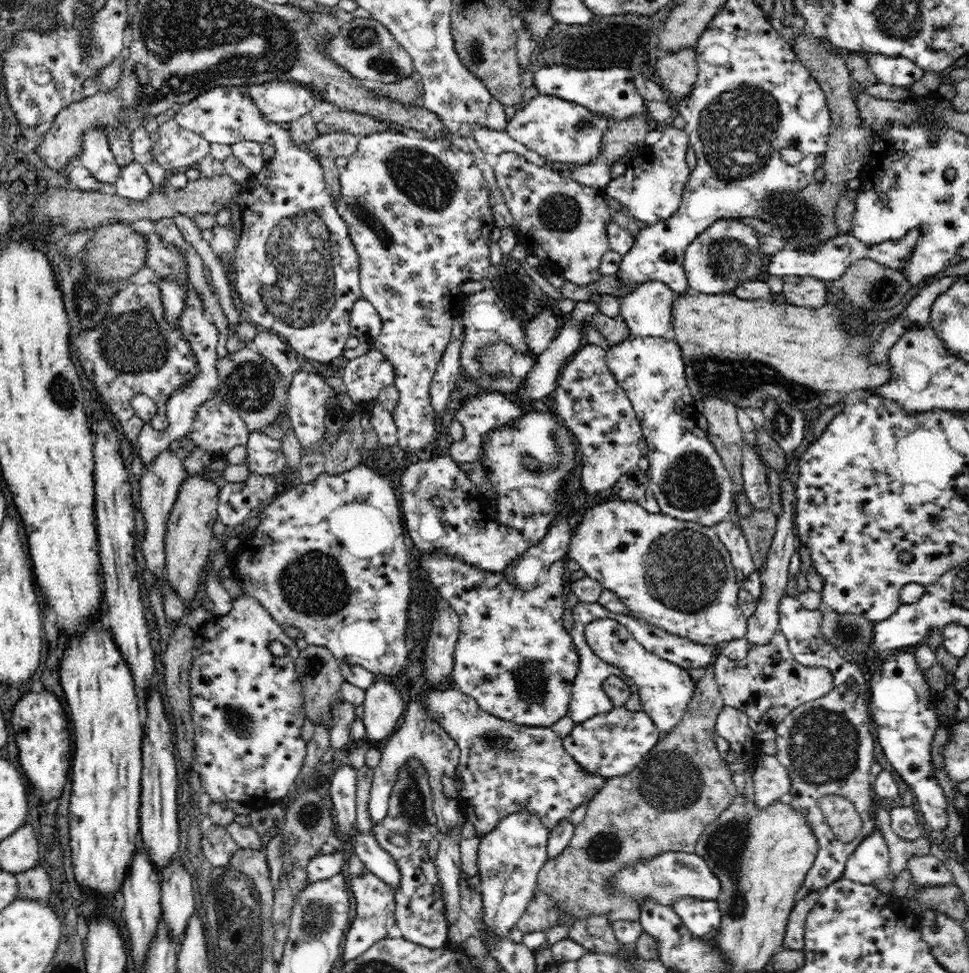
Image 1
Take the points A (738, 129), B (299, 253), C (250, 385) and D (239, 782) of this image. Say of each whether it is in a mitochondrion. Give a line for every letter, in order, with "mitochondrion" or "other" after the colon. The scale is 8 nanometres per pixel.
A: mitochondrion
B: mitochondrion
C: mitochondrion
D: other

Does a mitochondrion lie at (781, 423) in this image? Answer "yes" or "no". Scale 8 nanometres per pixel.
yes

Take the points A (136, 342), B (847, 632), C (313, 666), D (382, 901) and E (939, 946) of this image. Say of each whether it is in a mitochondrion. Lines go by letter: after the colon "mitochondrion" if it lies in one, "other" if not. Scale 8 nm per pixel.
A: mitochondrion
B: mitochondrion
C: mitochondrion
D: other
E: other

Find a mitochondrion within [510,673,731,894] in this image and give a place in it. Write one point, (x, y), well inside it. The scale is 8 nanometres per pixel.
(670, 781)

